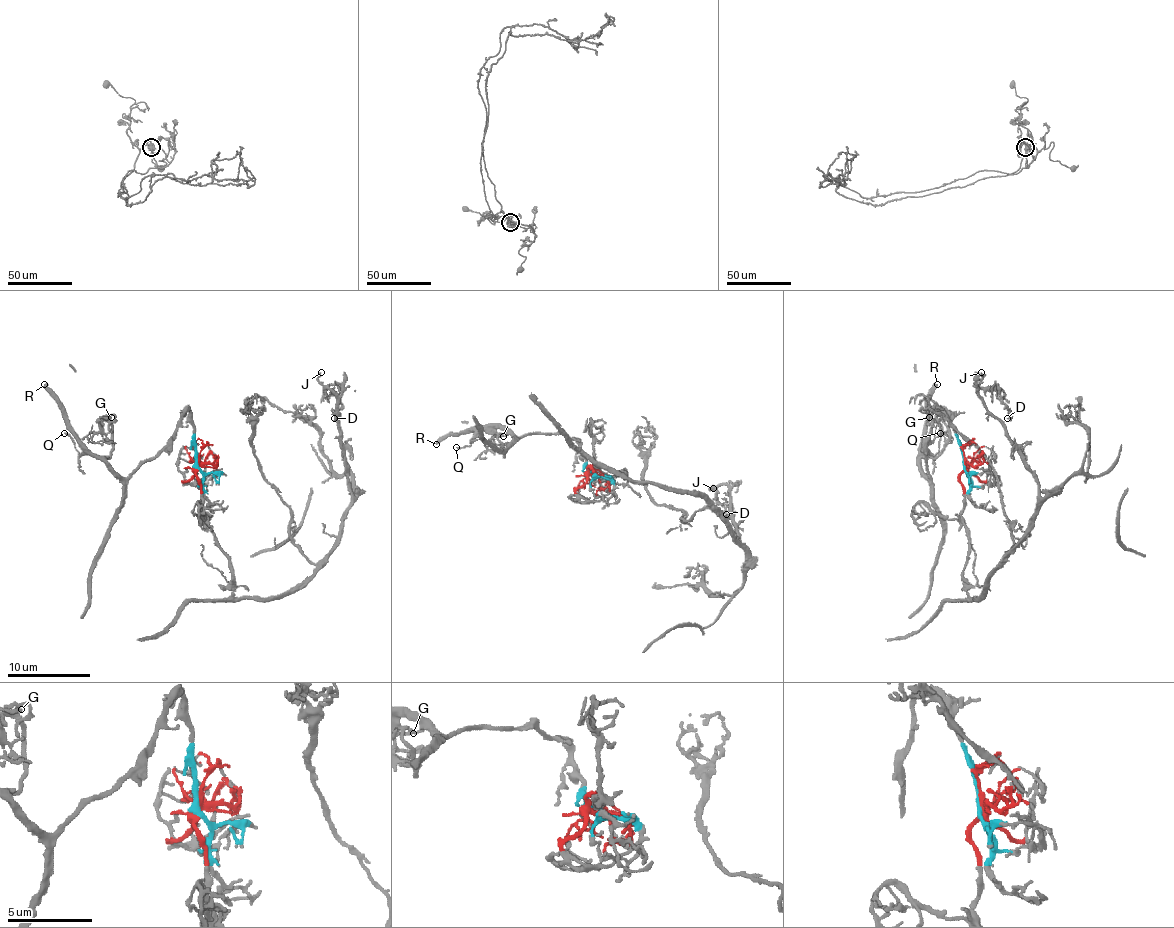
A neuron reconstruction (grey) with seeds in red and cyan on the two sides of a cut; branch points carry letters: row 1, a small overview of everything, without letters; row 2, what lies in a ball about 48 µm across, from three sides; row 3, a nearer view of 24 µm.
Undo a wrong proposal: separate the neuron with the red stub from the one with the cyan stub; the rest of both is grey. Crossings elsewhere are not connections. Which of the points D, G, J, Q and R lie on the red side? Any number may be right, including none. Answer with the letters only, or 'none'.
D, J

